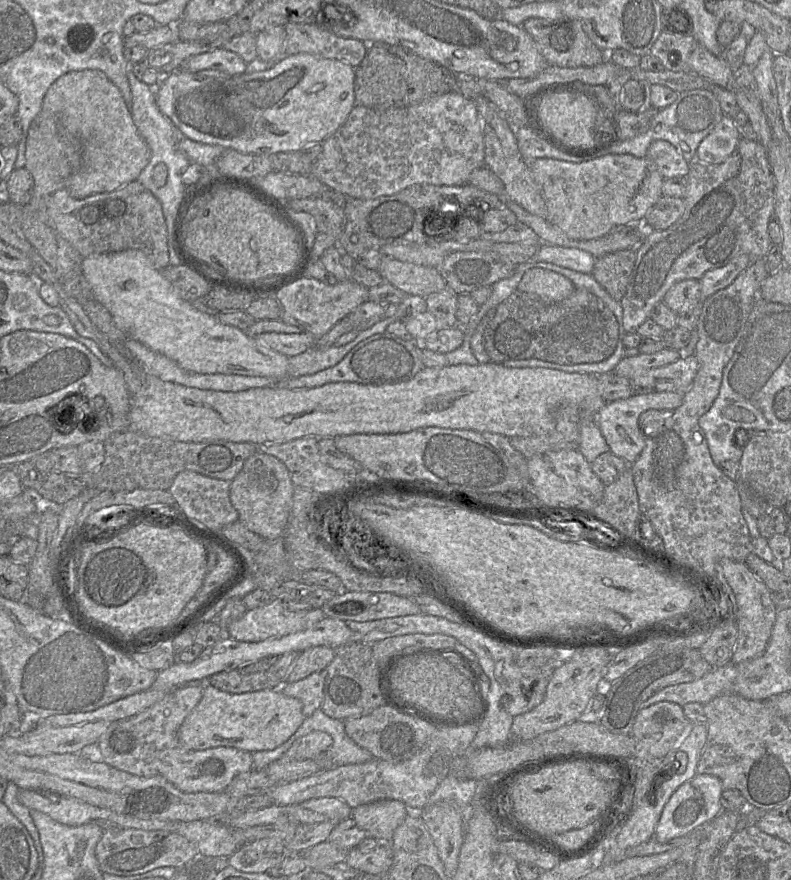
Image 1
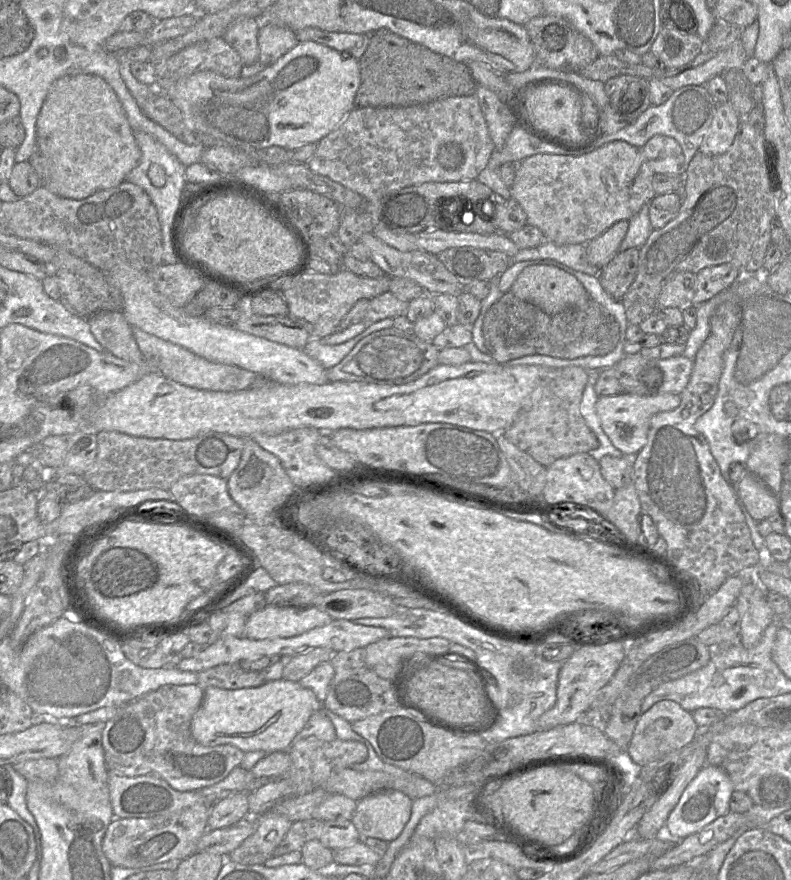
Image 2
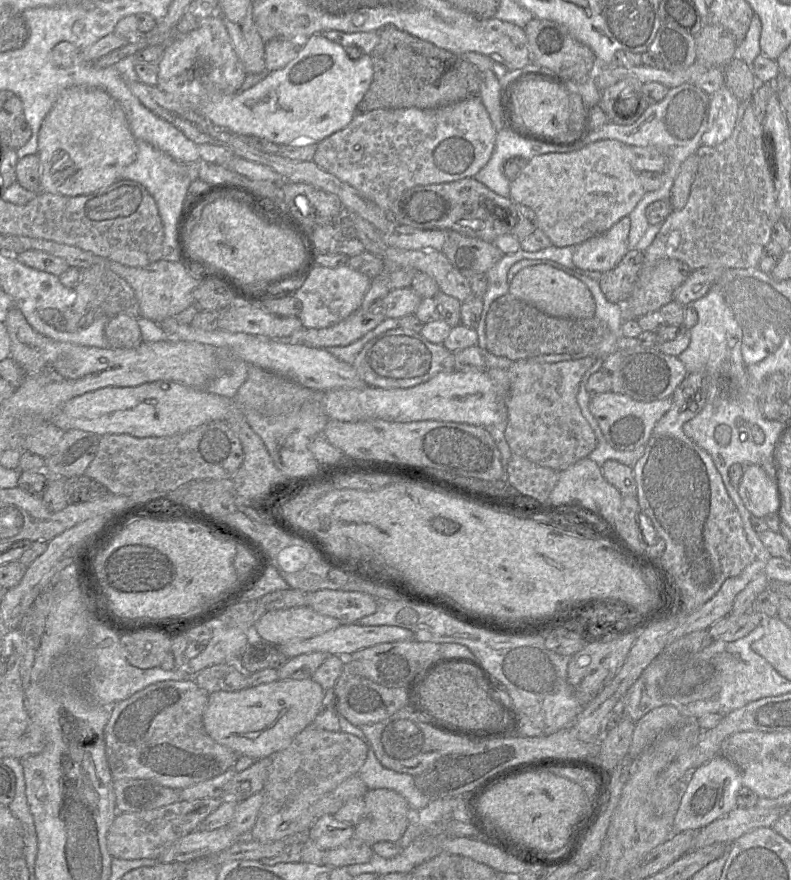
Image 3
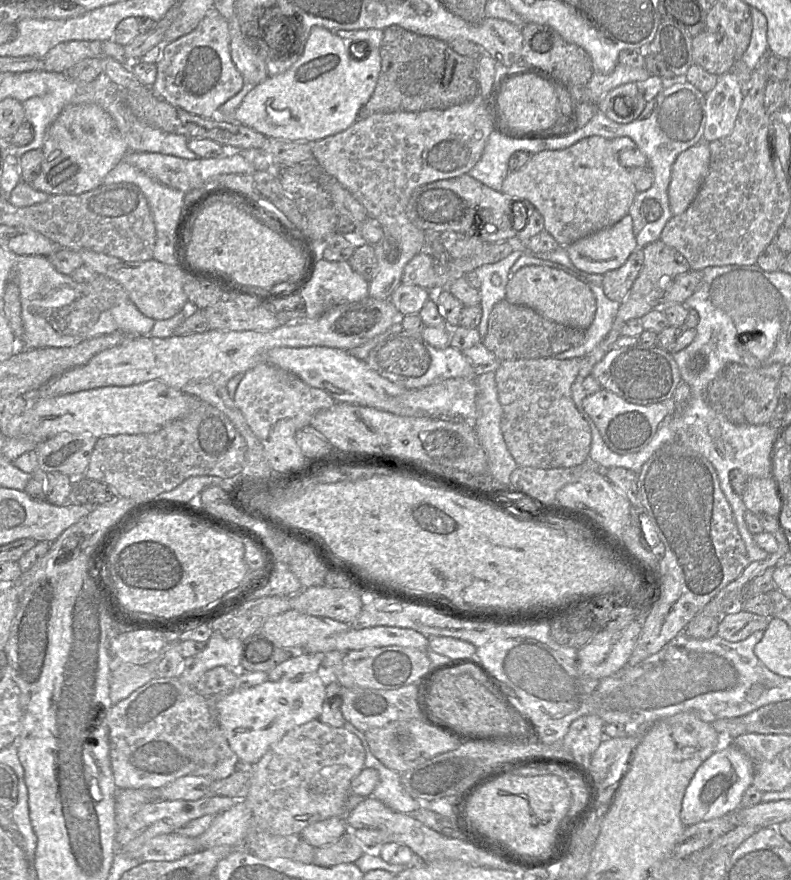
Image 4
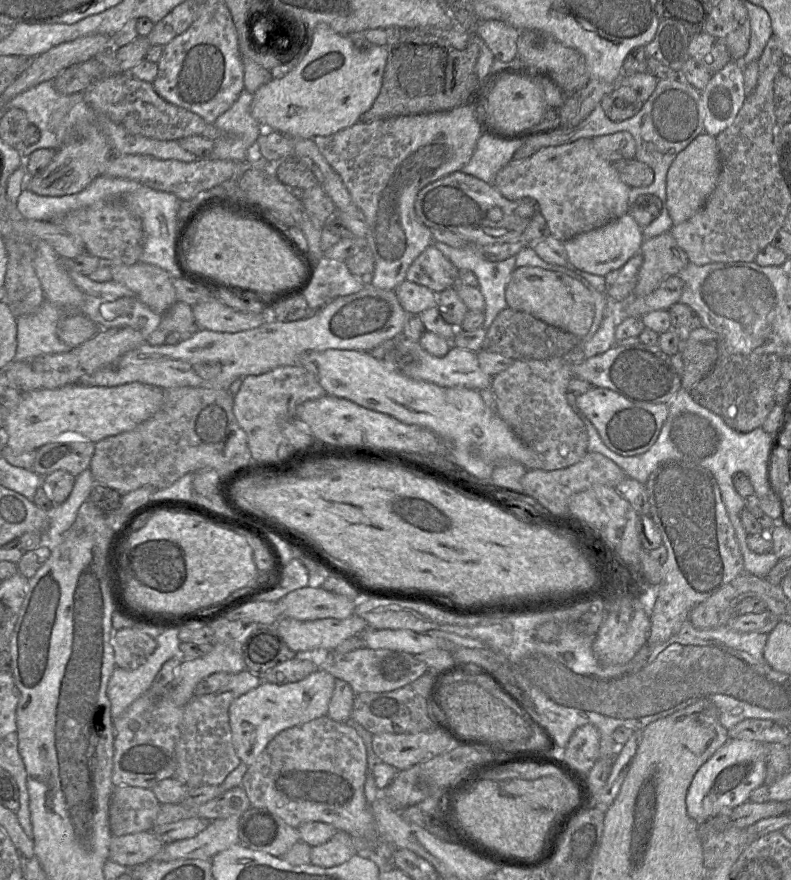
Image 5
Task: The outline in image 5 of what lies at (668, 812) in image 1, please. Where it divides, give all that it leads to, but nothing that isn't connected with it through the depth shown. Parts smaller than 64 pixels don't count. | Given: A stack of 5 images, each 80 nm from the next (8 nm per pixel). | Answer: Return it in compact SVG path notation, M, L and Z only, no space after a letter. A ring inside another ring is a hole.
M729 740L695 774L686 795L688 815L701 823L749 801L751 792L764 784L765 758L764 743L754 740Z

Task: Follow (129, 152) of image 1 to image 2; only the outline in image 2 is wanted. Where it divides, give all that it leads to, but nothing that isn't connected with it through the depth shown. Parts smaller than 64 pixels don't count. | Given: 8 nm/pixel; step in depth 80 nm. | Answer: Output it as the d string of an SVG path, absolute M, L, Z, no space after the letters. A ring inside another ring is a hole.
M92 74L64 76L52 83L37 118L37 151L42 157L42 185L74 200L119 185L141 159L117 95L103 78Z

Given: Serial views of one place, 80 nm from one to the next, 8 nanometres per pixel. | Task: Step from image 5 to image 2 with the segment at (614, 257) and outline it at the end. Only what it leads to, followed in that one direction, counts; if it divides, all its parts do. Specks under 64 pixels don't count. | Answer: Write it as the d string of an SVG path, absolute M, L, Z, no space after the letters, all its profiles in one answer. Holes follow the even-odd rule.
M620 220L604 233L585 244L586 260L599 268L604 267L619 252L629 226L629 220Z

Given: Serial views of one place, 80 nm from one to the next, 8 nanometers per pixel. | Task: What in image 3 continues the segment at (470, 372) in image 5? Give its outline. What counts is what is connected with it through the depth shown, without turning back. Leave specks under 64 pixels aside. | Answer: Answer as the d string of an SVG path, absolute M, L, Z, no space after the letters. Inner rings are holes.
M395 328L367 342L352 366L368 386L397 389L416 386L441 372L454 371L455 361L453 353L443 344L431 343L420 333Z

